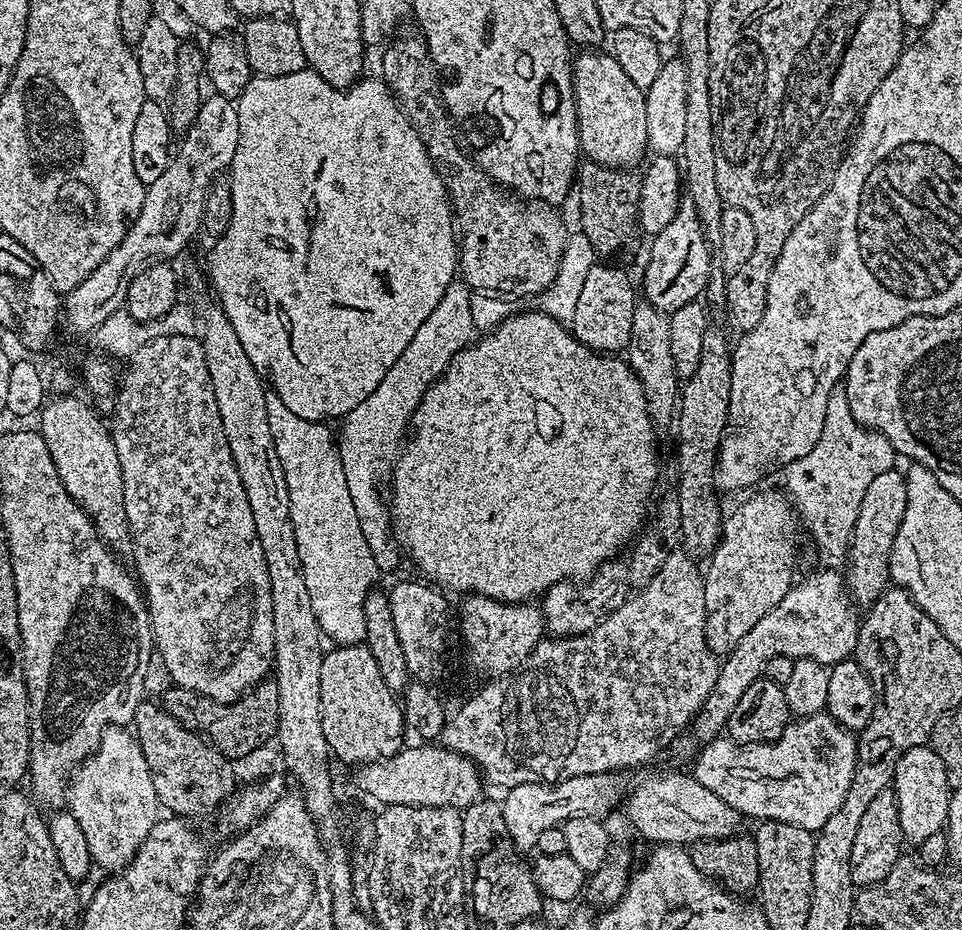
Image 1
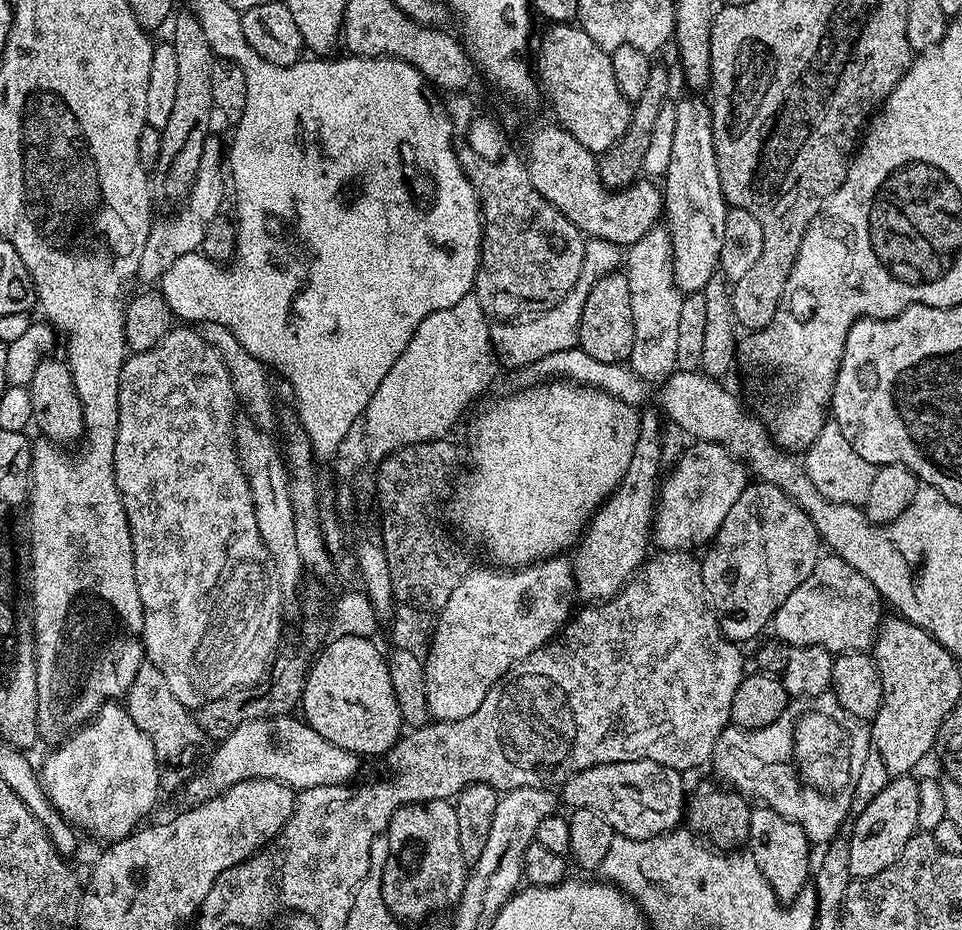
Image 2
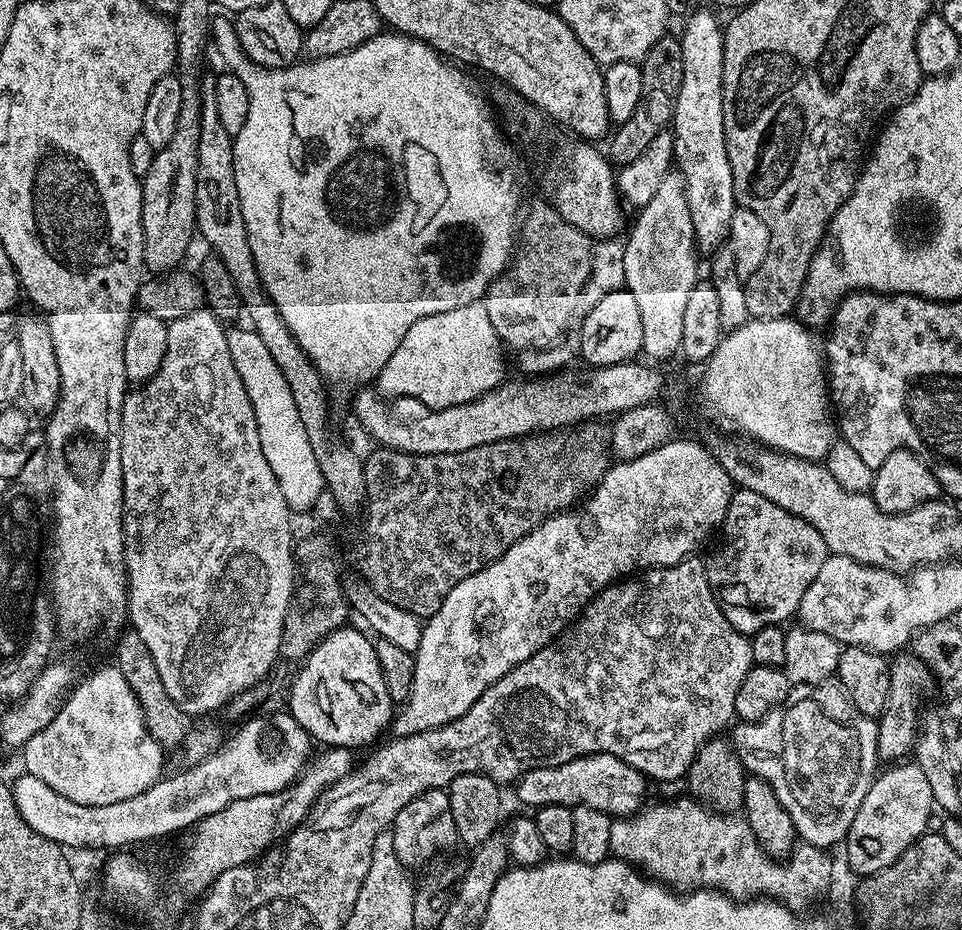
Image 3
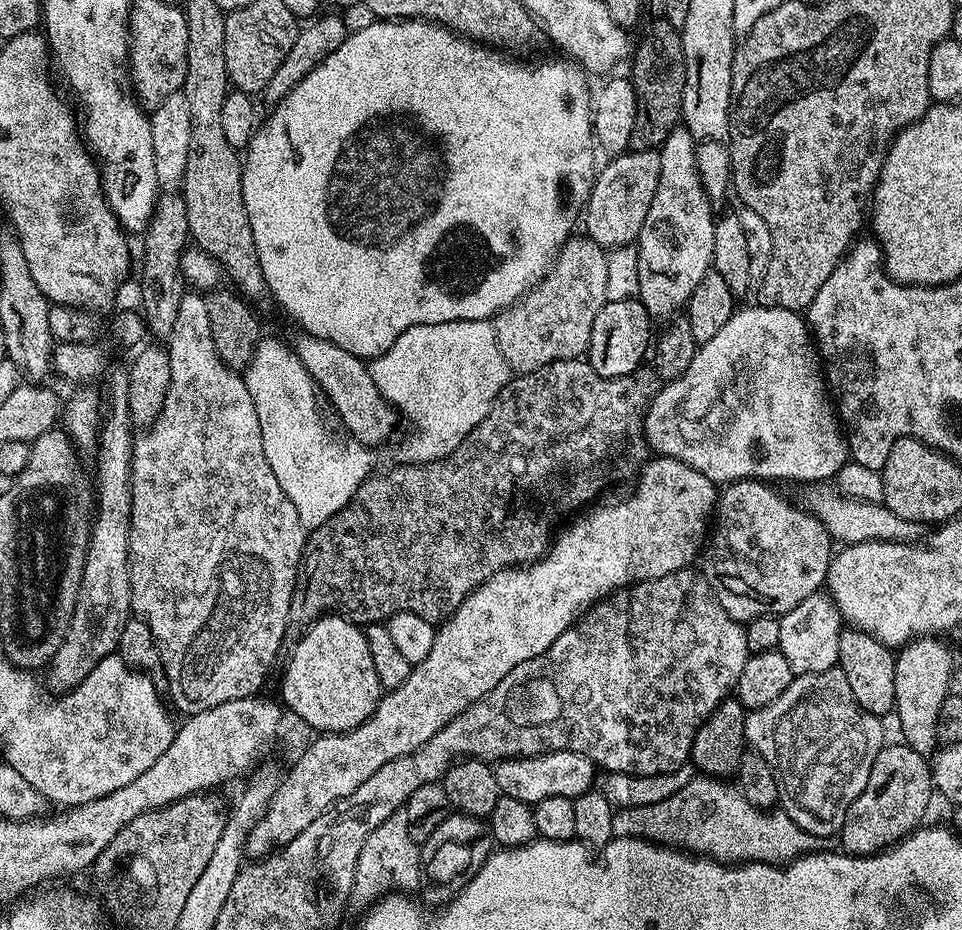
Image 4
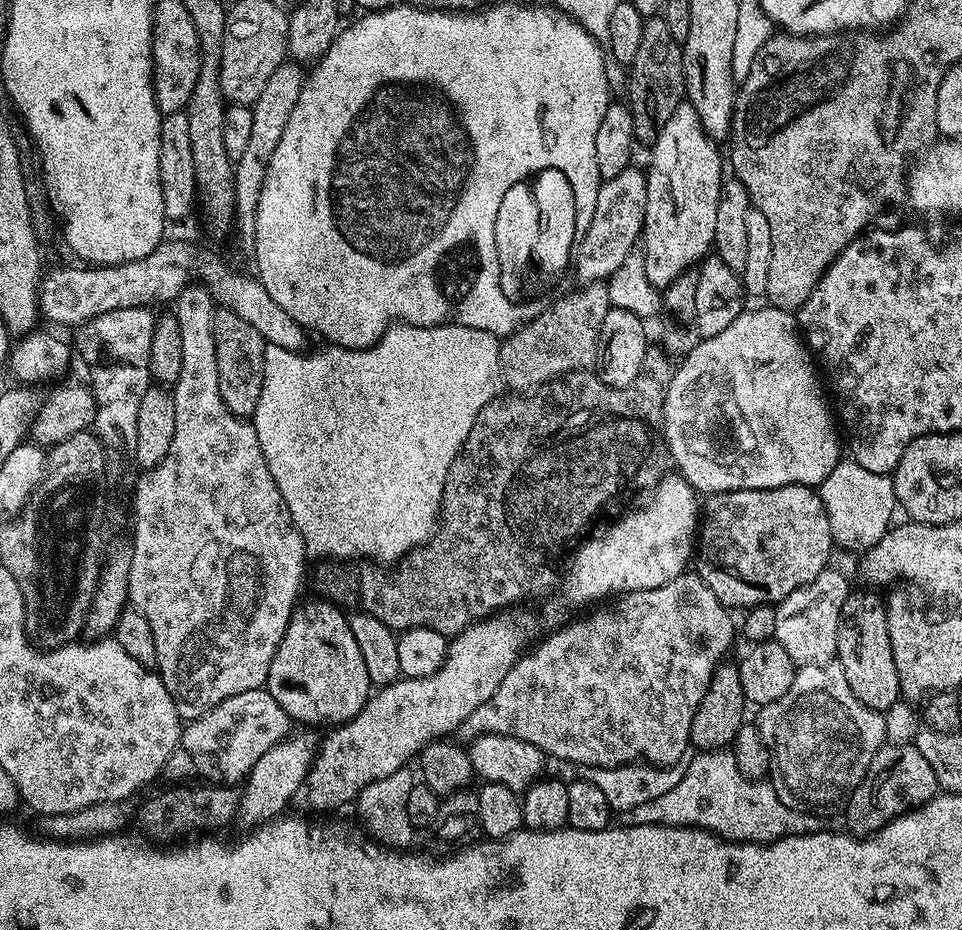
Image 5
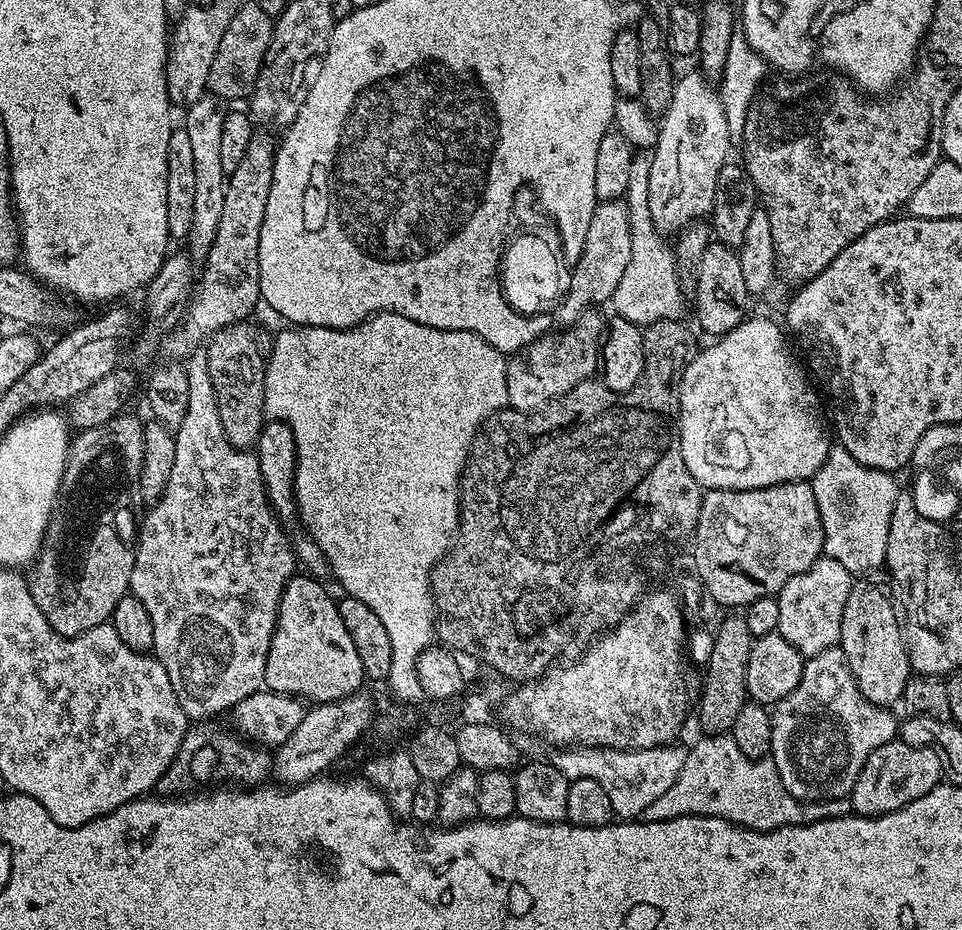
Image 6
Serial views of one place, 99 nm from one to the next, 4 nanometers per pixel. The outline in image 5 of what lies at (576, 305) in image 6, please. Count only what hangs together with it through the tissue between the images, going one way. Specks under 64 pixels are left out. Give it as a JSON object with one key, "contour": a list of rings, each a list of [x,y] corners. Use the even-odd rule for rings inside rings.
{"contour":[[[630,166],[615,178],[603,181],[598,190],[598,202],[594,202],[594,218],[584,236],[579,237],[574,248],[574,272],[581,285],[607,282],[626,262],[626,258],[637,247],[644,230],[646,214],[646,186],[648,177],[636,166]]]}

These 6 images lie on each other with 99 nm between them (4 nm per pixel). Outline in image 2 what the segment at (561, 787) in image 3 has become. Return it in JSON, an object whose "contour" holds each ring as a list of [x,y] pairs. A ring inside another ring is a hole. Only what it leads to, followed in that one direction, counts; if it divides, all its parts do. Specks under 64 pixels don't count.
{"contour":[[[631,760],[630,762],[610,762],[609,764],[599,764],[593,768],[582,770],[574,774],[562,785],[562,800],[568,803],[569,809],[585,808],[594,810],[601,818],[606,818],[610,822],[613,833],[635,840],[645,840],[661,836],[667,832],[674,832],[682,824],[682,813],[686,808],[685,793],[680,793],[681,773],[672,768],[662,766],[658,762],[649,760]]]}

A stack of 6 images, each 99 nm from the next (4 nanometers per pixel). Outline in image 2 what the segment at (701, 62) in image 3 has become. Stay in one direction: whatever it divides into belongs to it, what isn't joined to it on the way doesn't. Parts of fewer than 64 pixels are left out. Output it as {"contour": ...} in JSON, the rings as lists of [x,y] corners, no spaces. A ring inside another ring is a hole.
{"contour":[[[692,94],[689,100],[675,101],[674,146],[670,153],[670,166],[662,177],[663,215],[666,217],[666,227],[672,239],[672,281],[684,294],[703,292],[706,282],[710,282],[710,278],[717,275],[726,214],[730,207],[724,198],[722,182],[718,174],[712,133],[712,110],[707,99],[699,100],[696,96],[699,95]]]}

